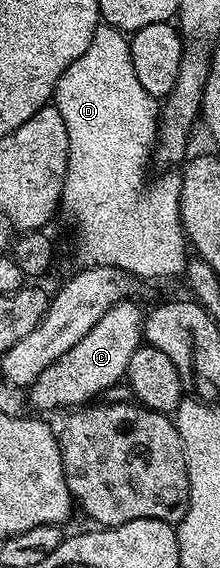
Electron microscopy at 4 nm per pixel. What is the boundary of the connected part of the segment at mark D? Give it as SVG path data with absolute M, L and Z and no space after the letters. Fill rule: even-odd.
M106 23L95 28L91 46L61 75L55 88L53 103L65 119L65 131L69 131L69 163L67 182L63 185L64 210L71 212L75 229L79 232L79 253L84 262L91 265L114 265L132 278L175 277L186 274L189 260L189 242L183 233L179 218L180 178L159 175L147 189L143 201L143 176L147 173L147 161L152 160L155 133L159 129L159 110L156 98L141 87L133 71L131 43L124 30Z

